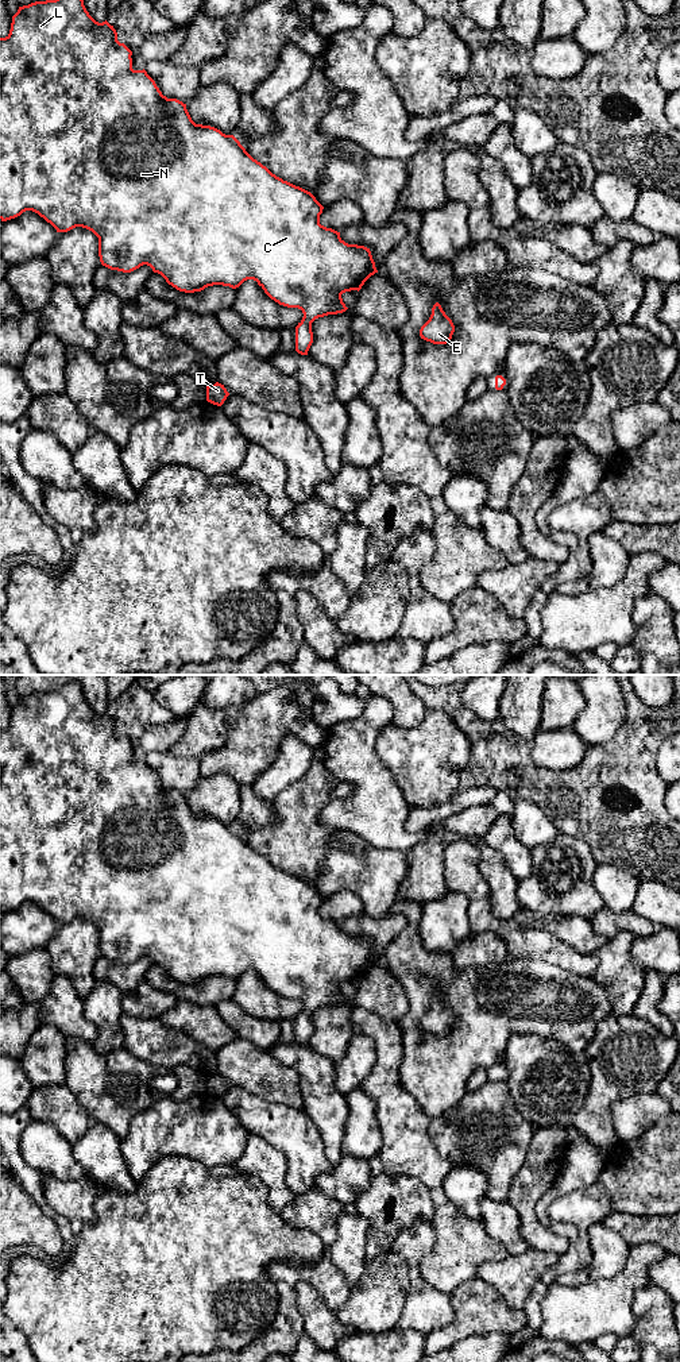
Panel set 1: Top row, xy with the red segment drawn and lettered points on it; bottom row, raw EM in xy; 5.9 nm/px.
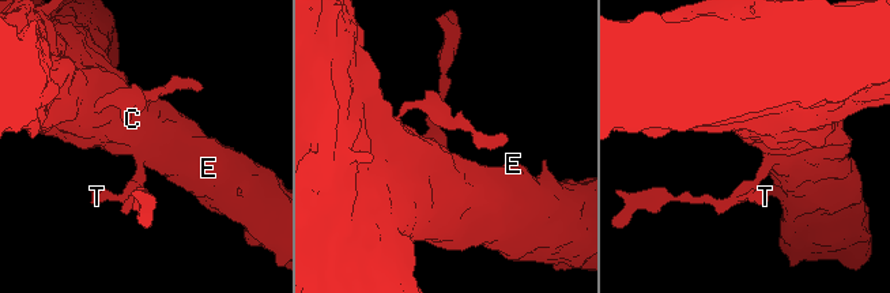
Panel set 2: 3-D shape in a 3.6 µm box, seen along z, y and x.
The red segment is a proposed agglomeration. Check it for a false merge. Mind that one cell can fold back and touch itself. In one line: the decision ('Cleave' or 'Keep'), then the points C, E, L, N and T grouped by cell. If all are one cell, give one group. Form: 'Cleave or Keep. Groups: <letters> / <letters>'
Keep. Groups: C E L N T

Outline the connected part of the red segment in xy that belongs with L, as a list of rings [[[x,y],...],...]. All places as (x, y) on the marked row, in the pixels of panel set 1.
[[[46,0],[46,1],[35,1],[28,5],[19,7],[18,12],[12,16],[11,30],[5,38],[0,38],[0,219],[1,221],[7,221],[20,216],[26,211],[32,211],[43,217],[47,223],[50,223],[57,232],[67,232],[76,227],[82,227],[92,231],[98,238],[98,256],[103,266],[117,270],[123,273],[131,273],[139,269],[143,265],[147,265],[152,269],[154,273],[161,274],[169,285],[175,288],[179,292],[194,293],[201,292],[208,286],[223,285],[229,286],[232,289],[239,288],[244,281],[254,279],[258,285],[264,290],[264,293],[278,302],[279,305],[287,308],[298,308],[302,310],[304,317],[295,327],[295,351],[301,355],[308,355],[308,351],[313,343],[313,332],[312,323],[328,315],[337,315],[345,312],[348,308],[343,302],[341,294],[351,290],[360,290],[364,282],[378,273],[375,267],[375,262],[372,259],[370,248],[358,244],[348,244],[340,238],[340,232],[327,228],[320,224],[320,215],[322,213],[324,207],[316,200],[316,197],[287,181],[273,174],[266,166],[254,159],[246,148],[240,144],[240,142],[233,135],[225,135],[220,130],[210,127],[196,124],[188,109],[186,104],[177,99],[167,99],[162,94],[155,81],[143,70],[132,69],[132,51],[117,40],[117,32],[107,20],[103,23],[96,22],[84,5],[84,0]]]

